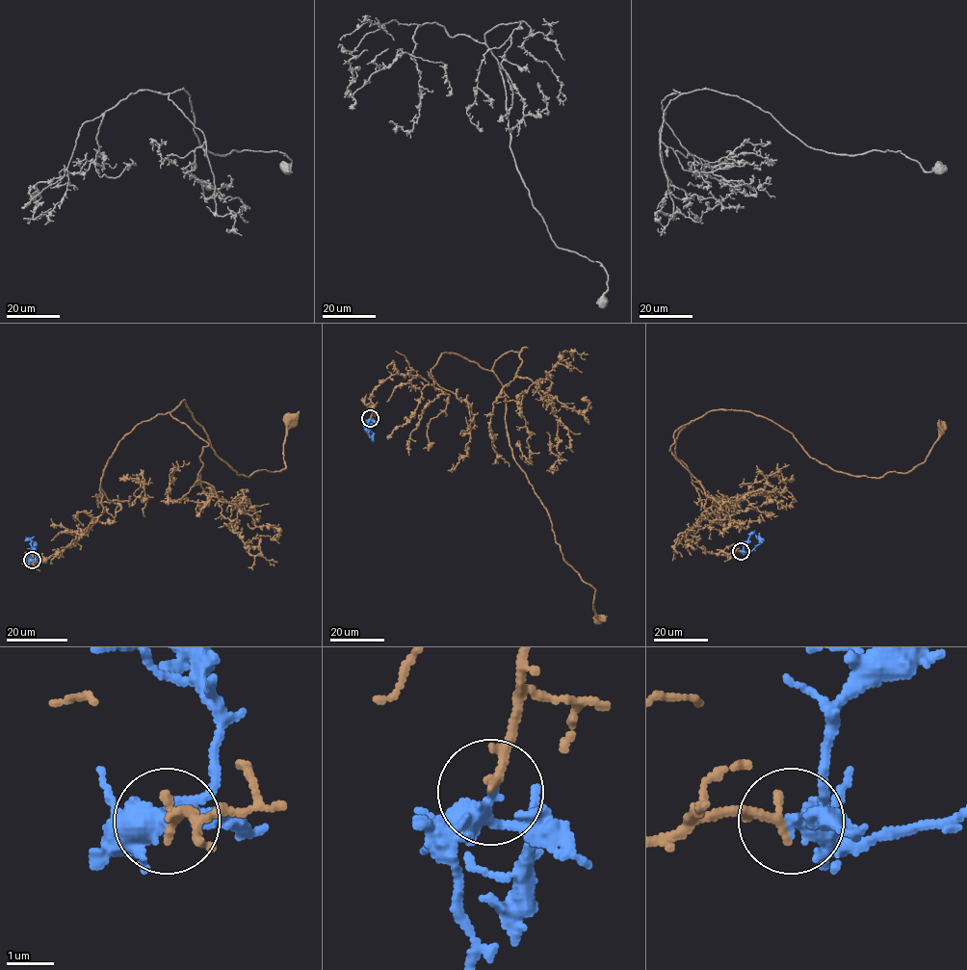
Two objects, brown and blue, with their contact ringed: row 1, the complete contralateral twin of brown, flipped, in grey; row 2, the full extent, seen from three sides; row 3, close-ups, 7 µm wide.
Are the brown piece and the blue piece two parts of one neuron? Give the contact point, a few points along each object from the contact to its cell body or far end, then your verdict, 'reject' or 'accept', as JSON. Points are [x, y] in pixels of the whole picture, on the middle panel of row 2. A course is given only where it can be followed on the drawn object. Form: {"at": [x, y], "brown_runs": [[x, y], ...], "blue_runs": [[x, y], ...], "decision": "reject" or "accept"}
{"at": [370, 418], "brown_runs": [[370, 418], [381, 382], [432, 384], [446, 352], [491, 371], [512, 458], [597, 618]], "blue_runs": [[370, 418], [368, 432], [370, 436]], "decision": "accept"}

